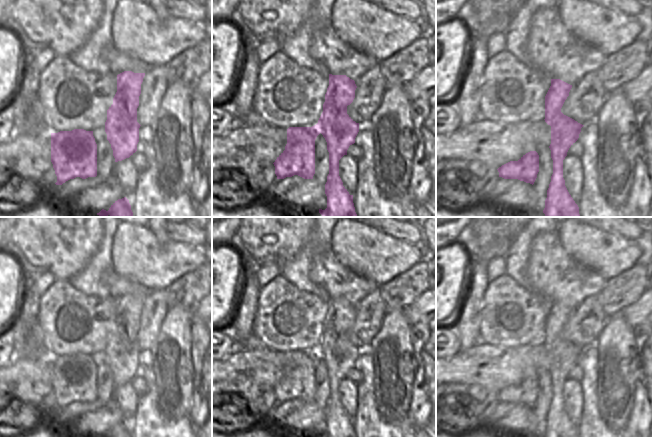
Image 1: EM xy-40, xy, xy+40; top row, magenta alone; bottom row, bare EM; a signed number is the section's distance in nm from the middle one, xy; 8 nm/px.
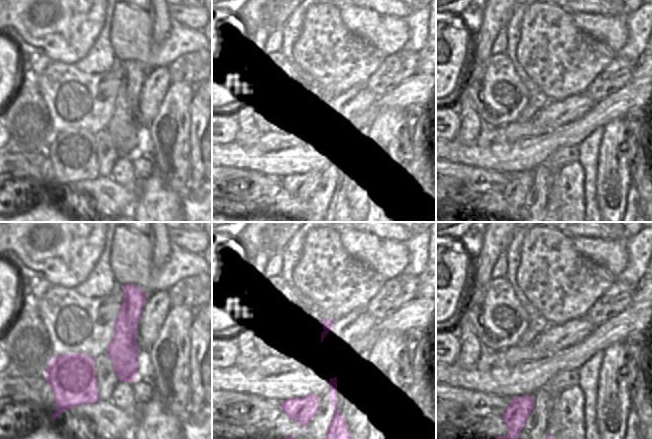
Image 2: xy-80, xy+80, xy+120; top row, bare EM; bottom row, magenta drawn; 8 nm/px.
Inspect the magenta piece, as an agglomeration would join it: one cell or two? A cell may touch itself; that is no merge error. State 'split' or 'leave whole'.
split

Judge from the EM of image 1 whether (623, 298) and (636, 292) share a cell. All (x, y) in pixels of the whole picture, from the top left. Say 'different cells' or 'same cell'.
same cell

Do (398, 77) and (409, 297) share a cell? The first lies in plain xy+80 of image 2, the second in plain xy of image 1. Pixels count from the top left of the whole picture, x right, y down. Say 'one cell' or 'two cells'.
one cell

